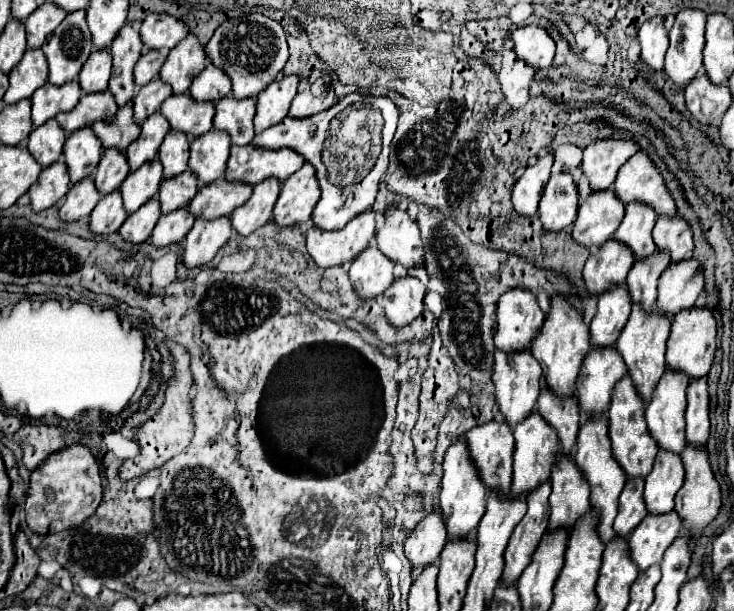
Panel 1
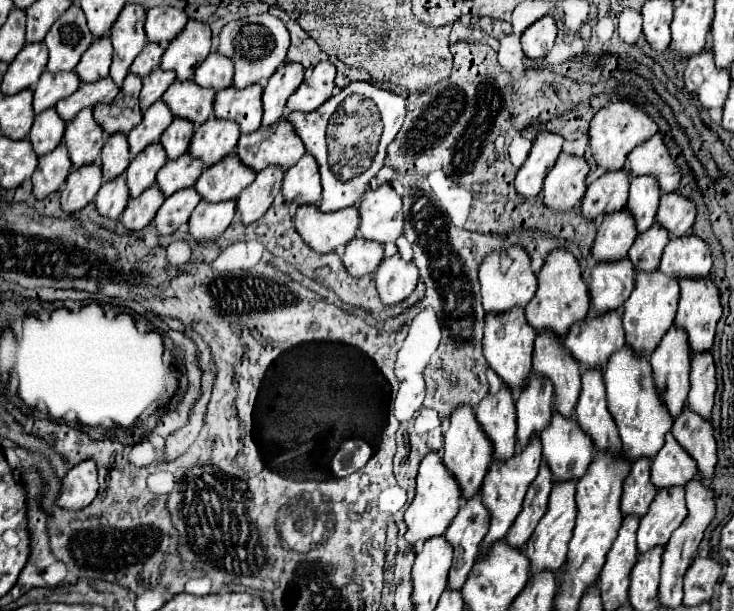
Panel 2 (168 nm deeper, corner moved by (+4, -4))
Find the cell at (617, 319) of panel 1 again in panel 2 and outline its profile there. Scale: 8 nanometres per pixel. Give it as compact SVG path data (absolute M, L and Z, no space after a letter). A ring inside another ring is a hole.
M628 257L618 261L596 263L590 269L590 299L594 311L606 313L622 307L634 287L634 267Z

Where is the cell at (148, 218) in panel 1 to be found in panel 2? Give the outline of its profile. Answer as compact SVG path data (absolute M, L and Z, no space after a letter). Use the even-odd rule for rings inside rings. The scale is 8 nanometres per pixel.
M150 185L146 191L142 191L138 197L130 199L124 213L122 213L122 223L126 229L144 229L164 203L164 195L158 189L158 185Z

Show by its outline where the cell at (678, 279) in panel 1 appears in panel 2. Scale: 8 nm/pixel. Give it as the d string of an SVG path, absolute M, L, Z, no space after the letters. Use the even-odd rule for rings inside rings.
M688 233L684 237L672 237L664 247L660 269L680 277L708 277L712 267L712 255L706 241Z

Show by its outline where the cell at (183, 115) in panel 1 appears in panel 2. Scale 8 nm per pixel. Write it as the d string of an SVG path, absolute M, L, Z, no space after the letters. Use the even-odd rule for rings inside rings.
M174 81L168 91L162 95L162 101L168 103L170 111L176 117L188 119L194 125L200 125L212 117L214 89L196 85L194 81Z

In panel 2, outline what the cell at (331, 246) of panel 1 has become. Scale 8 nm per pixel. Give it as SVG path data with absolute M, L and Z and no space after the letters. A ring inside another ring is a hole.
M300 205L294 215L294 227L300 237L320 253L344 247L348 239L358 235L360 215L356 207L344 207L340 211L322 213L318 205Z

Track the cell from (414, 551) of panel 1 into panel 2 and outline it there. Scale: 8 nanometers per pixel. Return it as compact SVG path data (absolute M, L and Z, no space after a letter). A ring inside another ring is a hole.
M438 451L428 453L418 469L416 477L416 497L410 503L410 507L404 511L404 521L408 525L406 541L408 543L422 543L424 539L430 539L432 535L444 535L448 529L448 523L456 517L458 509L462 505L462 489L454 475L444 467L442 457Z

